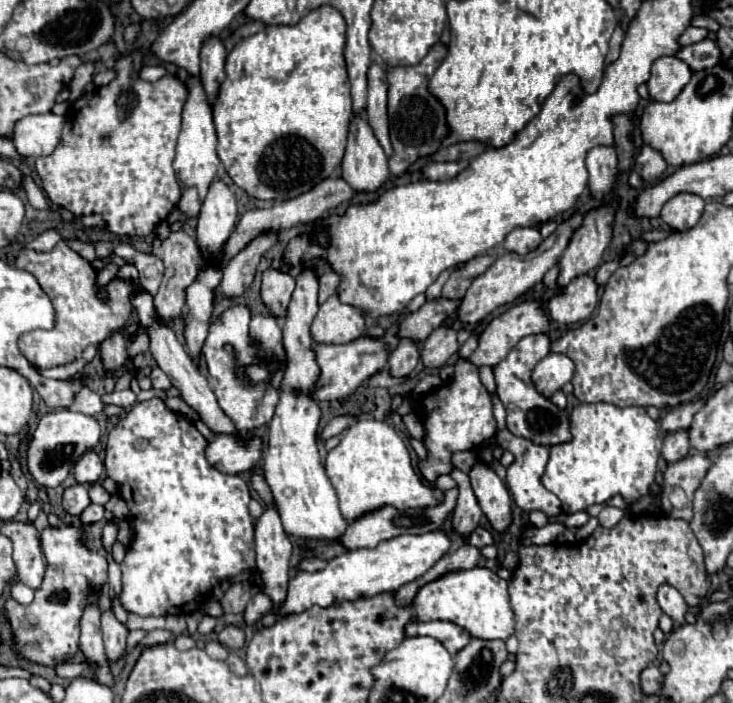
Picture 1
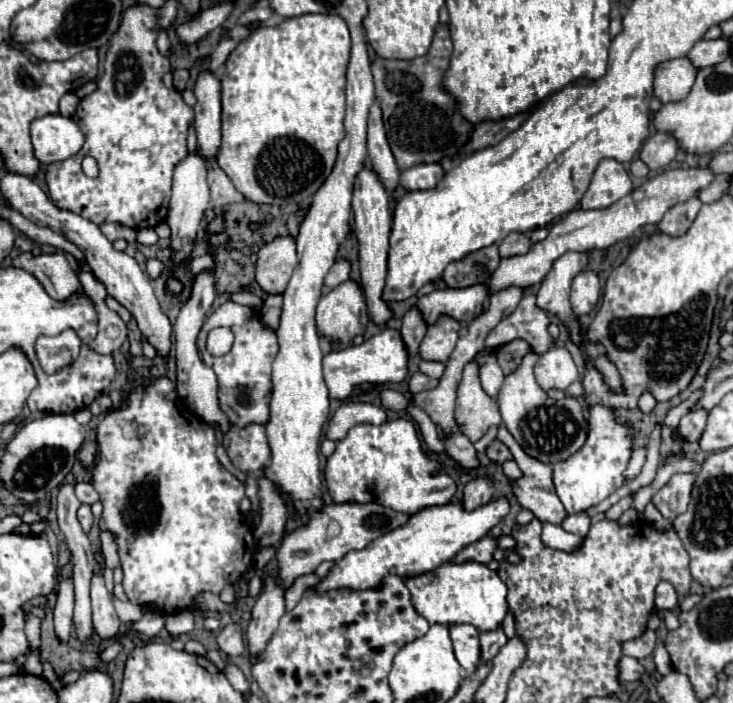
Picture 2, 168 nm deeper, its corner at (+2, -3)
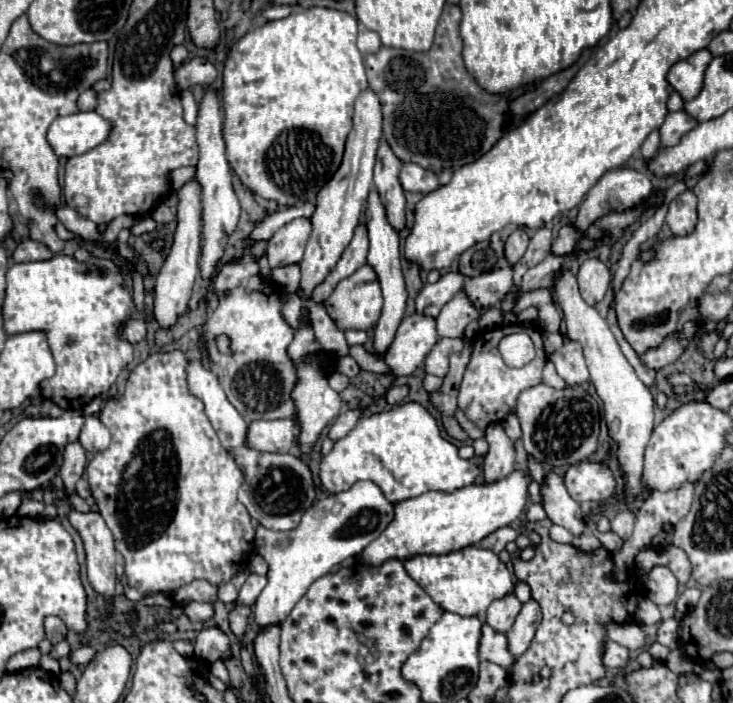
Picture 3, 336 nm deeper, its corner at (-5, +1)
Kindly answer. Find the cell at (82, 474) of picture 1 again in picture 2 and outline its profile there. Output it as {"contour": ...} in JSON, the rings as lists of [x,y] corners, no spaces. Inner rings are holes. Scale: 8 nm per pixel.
{"contour":[[[85,440],[81,444],[81,450],[77,452],[77,458],[81,460],[83,466],[91,468],[93,466],[93,460],[95,460],[95,454],[97,454],[97,444],[93,440]]]}

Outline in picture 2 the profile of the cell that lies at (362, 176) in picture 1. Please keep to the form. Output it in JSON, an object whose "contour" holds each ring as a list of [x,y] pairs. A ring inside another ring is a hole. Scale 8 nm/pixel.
{"contour":[[[363,170],[357,176],[355,192],[353,192],[353,214],[355,214],[355,236],[359,242],[359,270],[361,284],[367,298],[367,308],[377,326],[387,324],[393,318],[389,304],[383,300],[385,274],[387,274],[387,252],[389,252],[389,232],[391,232],[391,210],[389,210],[389,194],[379,182],[373,170]]]}

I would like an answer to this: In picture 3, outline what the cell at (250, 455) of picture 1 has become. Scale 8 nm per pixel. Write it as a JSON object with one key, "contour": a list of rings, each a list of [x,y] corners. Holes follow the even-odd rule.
{"contour":[[[292,418],[286,420],[256,420],[248,426],[246,446],[258,452],[286,454],[296,446],[298,426]]]}

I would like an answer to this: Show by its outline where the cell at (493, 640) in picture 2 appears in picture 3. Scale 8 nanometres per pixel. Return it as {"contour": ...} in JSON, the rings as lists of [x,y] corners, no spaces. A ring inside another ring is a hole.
{"contour":[[[508,594],[508,598],[500,598],[500,600],[492,602],[492,606],[488,606],[486,624],[492,626],[496,632],[506,634],[514,626],[514,620],[516,620],[520,608],[522,608],[522,604],[518,602],[518,598],[514,594]]]}

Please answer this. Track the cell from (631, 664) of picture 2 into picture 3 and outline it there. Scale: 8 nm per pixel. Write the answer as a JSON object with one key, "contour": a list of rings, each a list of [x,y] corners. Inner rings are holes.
{"contour":[[[608,642],[606,650],[604,650],[604,664],[608,668],[624,668],[628,664],[628,660],[630,660],[630,652],[624,646],[620,646],[616,642]]]}

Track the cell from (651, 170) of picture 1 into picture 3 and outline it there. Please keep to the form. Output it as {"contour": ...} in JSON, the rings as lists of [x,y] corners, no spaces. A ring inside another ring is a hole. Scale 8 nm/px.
{"contour":[[[684,110],[680,112],[668,112],[664,124],[660,126],[660,148],[676,146],[684,134],[688,134],[698,122],[688,116]]]}

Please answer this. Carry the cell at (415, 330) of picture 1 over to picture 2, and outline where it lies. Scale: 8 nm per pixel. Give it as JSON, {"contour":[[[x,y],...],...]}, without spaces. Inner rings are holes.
{"contour":[[[477,284],[469,288],[445,288],[421,296],[417,308],[423,312],[427,324],[433,324],[441,314],[447,314],[459,322],[471,322],[483,312],[489,298],[489,286]]]}

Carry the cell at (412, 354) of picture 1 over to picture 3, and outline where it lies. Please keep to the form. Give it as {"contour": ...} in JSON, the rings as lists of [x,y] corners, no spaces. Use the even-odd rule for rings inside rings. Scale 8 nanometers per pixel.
{"contour":[[[444,274],[436,284],[426,284],[422,292],[416,296],[416,312],[422,316],[436,318],[442,306],[454,298],[454,294],[460,292],[464,284],[462,274]]]}

